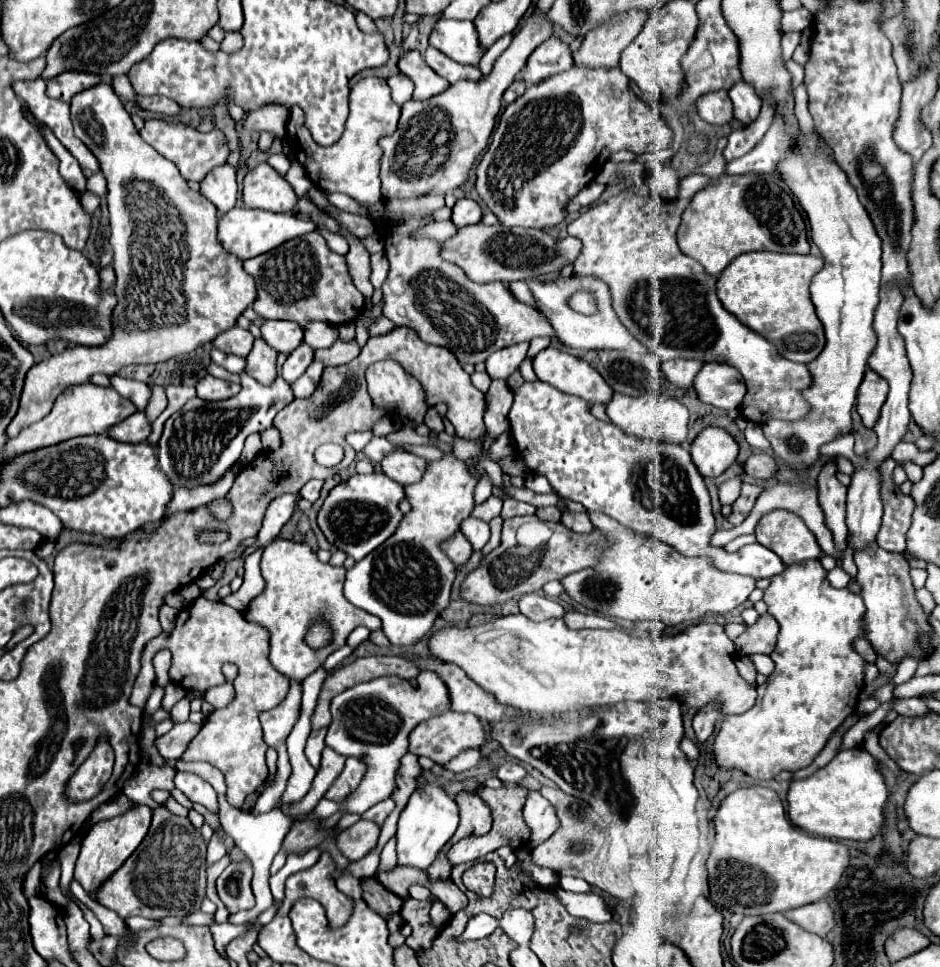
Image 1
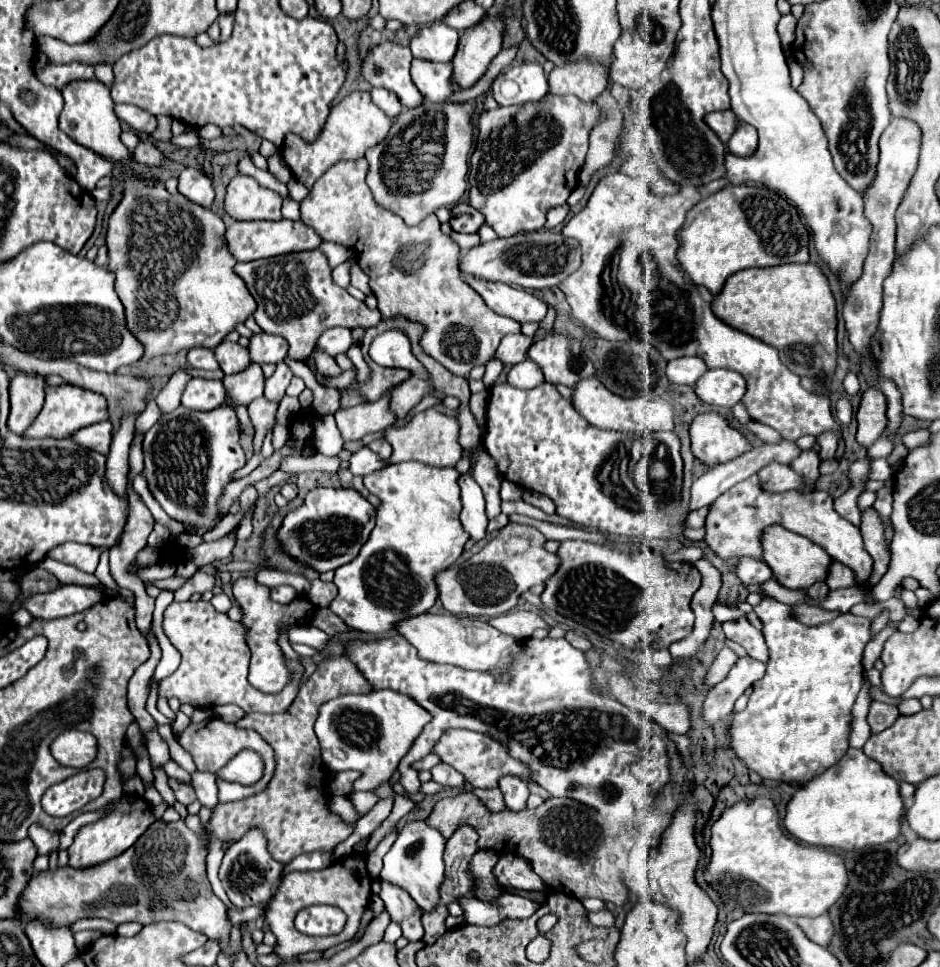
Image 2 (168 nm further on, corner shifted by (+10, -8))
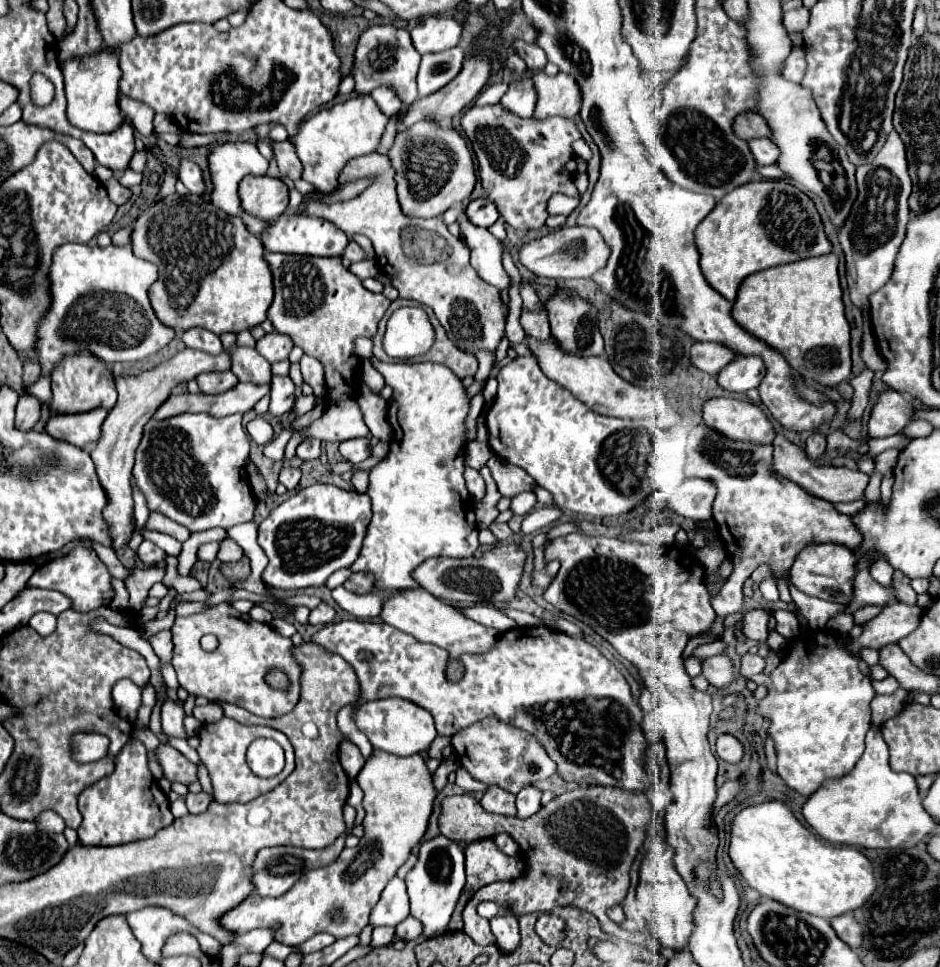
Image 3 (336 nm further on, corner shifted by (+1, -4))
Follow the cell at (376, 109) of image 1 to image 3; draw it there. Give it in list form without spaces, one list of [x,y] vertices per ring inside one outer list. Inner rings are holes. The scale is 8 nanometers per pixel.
[[[354,96],[354,98],[348,98],[346,102],[334,104],[332,108],[312,114],[310,118],[304,120],[298,134],[290,138],[304,166],[302,178],[310,182],[318,192],[334,190],[338,174],[348,160],[366,156],[378,150],[386,124],[388,124],[388,116],[380,112],[372,96]]]

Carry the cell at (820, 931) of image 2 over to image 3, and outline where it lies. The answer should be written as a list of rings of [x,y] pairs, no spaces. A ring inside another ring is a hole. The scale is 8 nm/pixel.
[[[842,914],[834,920],[830,920],[830,926],[834,928],[834,932],[838,934],[838,938],[842,942],[846,942],[850,948],[858,948],[862,942],[862,928],[860,924],[854,920],[852,914]]]

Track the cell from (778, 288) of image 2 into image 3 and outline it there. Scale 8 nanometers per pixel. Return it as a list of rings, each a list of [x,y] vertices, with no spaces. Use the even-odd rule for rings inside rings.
[[[836,254],[806,258],[746,276],[732,306],[732,318],[744,330],[780,350],[800,376],[826,386],[850,378],[850,326],[844,316]]]

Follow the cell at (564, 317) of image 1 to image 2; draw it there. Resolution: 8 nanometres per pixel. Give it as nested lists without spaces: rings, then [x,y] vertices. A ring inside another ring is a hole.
[[[463,274],[465,282],[485,300],[485,304],[497,314],[505,314],[517,322],[541,322],[545,318],[545,304],[533,294],[507,286],[503,282],[479,280],[471,274]]]

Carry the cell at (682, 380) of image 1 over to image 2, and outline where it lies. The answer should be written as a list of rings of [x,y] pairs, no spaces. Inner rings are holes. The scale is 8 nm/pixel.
[[[675,358],[667,364],[667,378],[675,384],[693,386],[707,372],[707,364],[701,358]]]

